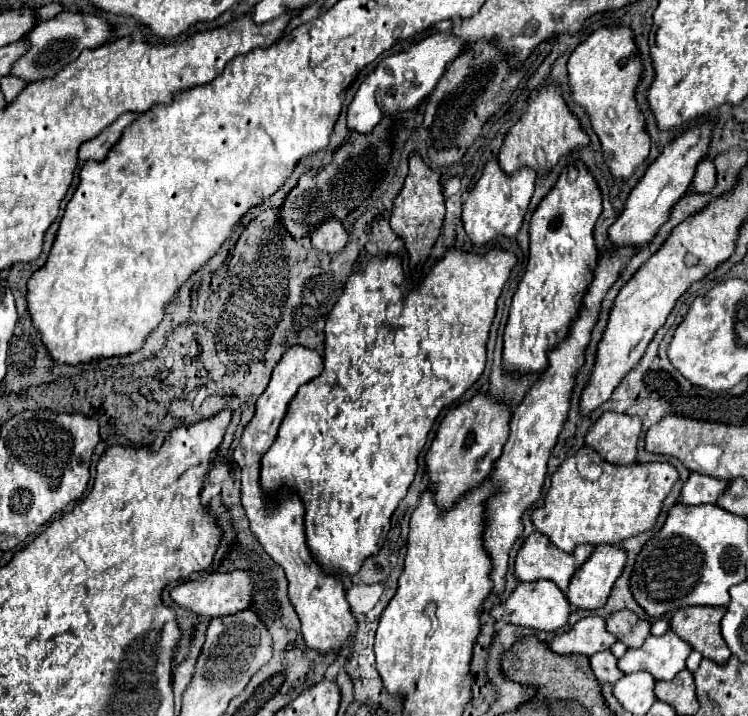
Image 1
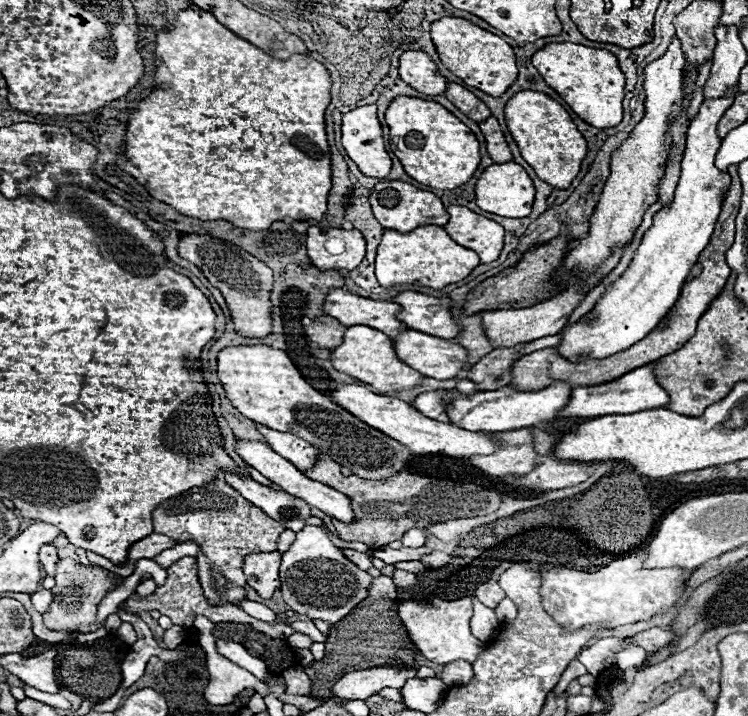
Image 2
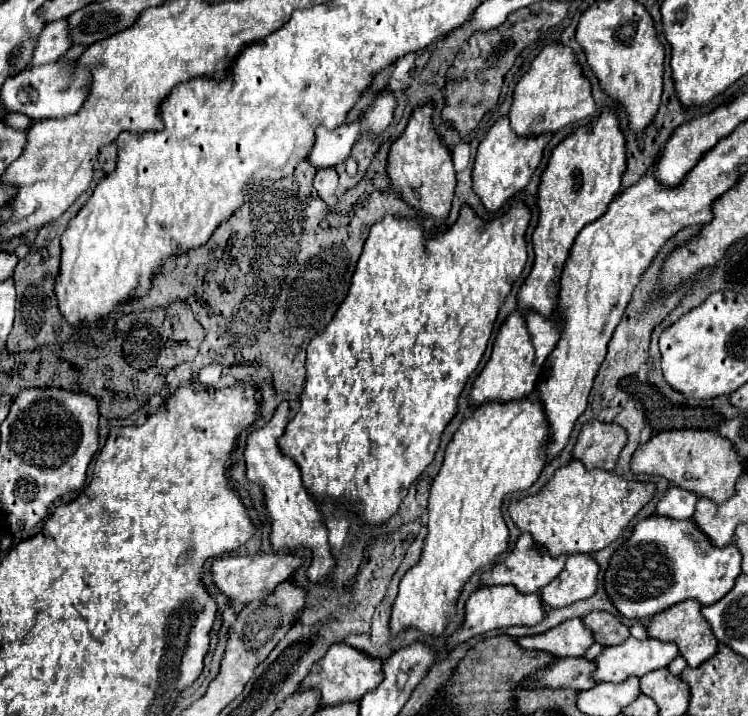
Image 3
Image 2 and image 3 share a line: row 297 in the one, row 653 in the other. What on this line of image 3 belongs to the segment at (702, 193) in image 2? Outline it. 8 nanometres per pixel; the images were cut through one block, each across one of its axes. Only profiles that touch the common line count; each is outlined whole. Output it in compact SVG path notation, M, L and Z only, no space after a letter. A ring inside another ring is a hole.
M628 638L624 644L618 646L606 646L602 650L602 654L596 658L596 672L594 672L594 680L596 682L622 682L628 676L644 676L652 670L660 670L660 668L668 668L668 664L678 656L678 646L670 644L670 642L660 642L660 640L636 640L636 638Z

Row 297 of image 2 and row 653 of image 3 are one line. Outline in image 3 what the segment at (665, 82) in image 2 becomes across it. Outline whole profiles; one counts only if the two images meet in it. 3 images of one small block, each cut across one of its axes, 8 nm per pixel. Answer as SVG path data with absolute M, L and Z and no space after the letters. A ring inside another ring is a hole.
M570 618L552 628L550 632L518 638L518 644L528 650L544 650L558 658L566 658L566 656L584 656L586 650L594 644L594 636L582 624L582 618Z

